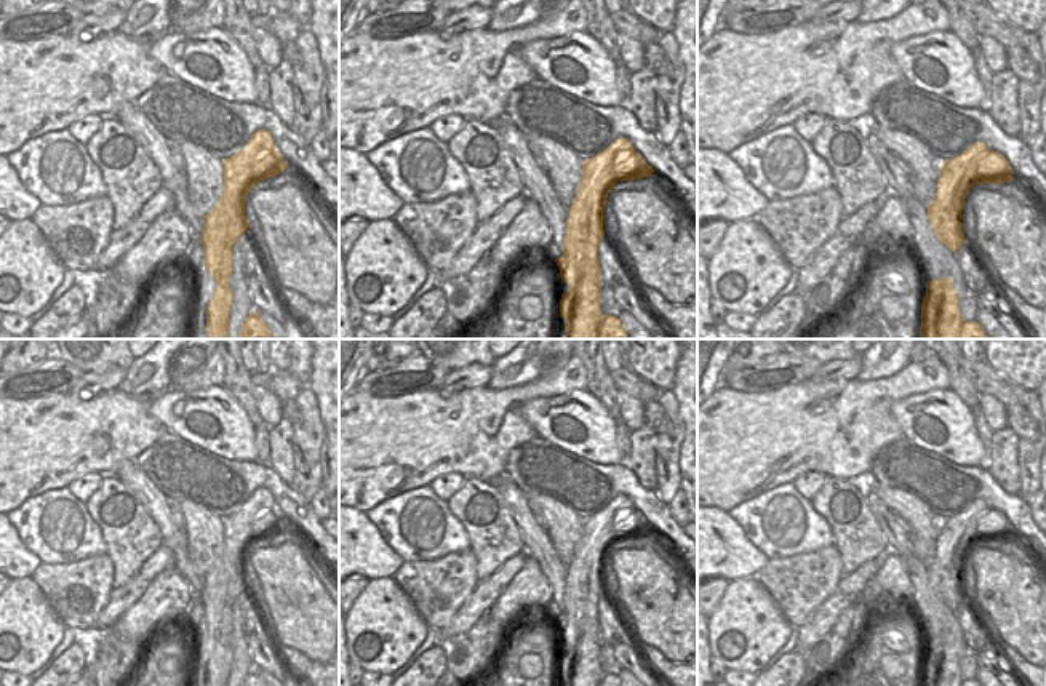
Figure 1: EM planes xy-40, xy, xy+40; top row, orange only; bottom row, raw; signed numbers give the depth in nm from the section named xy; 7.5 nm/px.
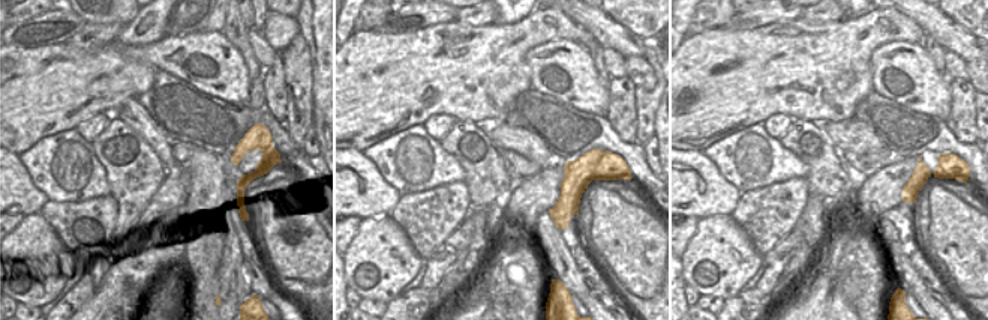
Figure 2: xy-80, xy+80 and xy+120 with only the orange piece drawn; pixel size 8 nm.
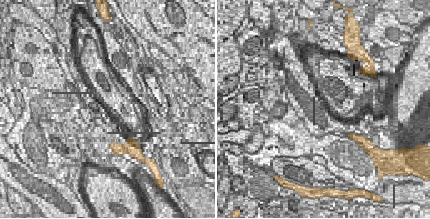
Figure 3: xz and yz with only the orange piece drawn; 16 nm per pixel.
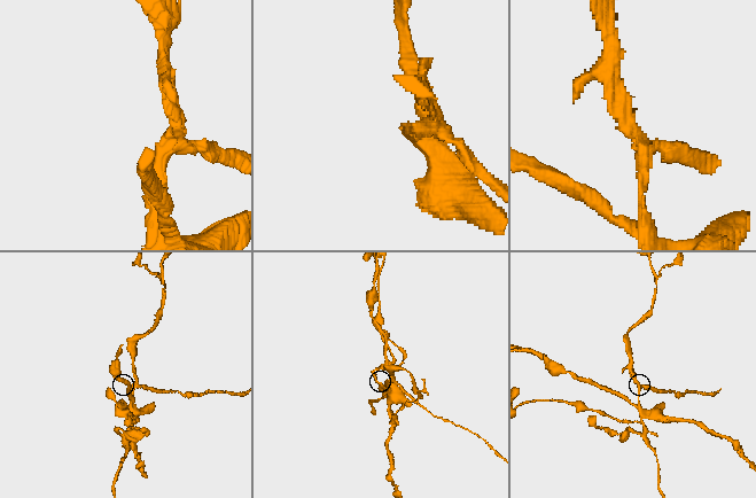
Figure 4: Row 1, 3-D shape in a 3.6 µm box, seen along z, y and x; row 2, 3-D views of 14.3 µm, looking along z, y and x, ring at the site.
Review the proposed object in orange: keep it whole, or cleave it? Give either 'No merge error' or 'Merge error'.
Merge error.

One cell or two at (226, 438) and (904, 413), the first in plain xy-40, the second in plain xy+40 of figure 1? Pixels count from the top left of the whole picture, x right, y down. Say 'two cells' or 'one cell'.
one cell

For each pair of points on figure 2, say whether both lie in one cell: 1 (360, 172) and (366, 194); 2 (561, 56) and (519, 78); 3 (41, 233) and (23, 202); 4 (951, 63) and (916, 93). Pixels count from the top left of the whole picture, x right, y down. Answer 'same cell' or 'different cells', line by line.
1: same cell
2: different cells
3: different cells
4: different cells

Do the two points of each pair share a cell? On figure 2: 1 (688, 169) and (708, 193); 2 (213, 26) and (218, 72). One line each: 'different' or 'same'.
1: same
2: different

